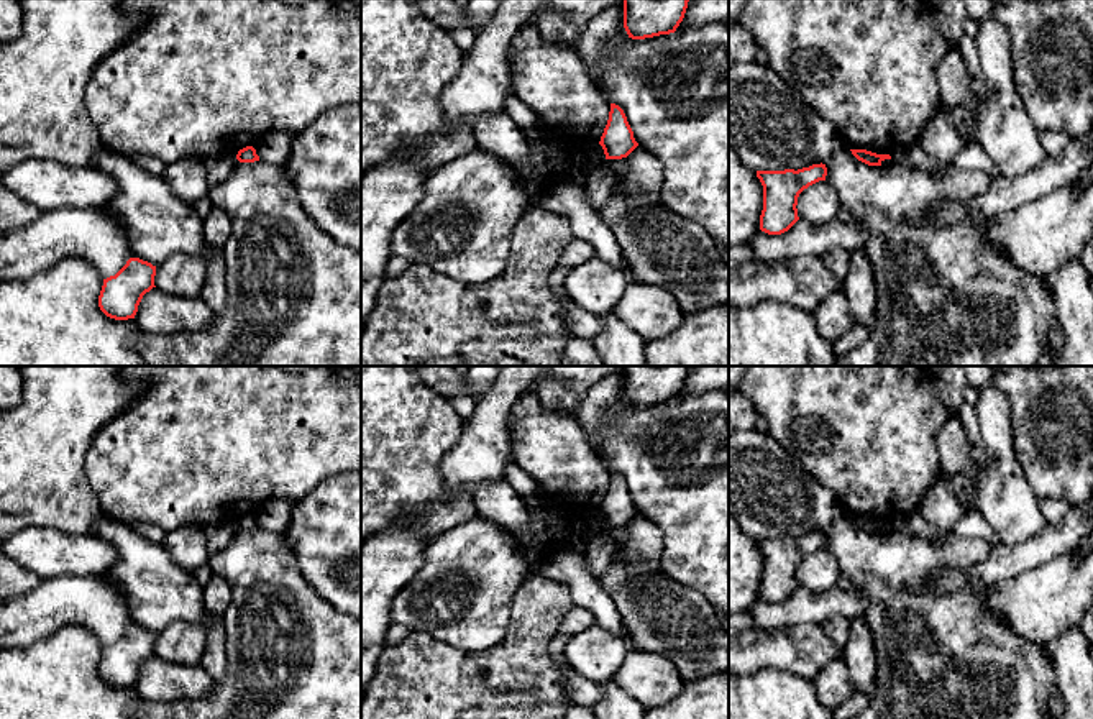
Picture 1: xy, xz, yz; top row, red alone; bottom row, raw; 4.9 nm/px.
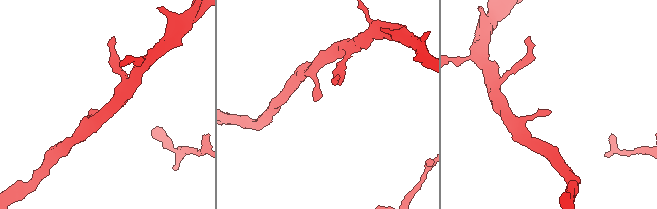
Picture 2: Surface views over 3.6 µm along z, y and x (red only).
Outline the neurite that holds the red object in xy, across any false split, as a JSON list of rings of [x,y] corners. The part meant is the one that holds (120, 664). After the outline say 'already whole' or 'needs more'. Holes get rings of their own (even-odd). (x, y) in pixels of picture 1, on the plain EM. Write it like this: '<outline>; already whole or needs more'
[[[130,625],[115,642],[103,647],[98,663],[100,678],[115,688],[135,686],[138,673],[154,653],[156,634],[139,625]]]; already whole

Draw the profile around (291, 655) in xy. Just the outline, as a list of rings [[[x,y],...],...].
[[[261,527],[238,529],[223,548],[208,555],[208,565],[231,588],[231,602],[222,616],[226,673],[199,699],[141,699],[133,714],[138,719],[361,719],[361,621],[335,609],[305,581],[286,537]]]

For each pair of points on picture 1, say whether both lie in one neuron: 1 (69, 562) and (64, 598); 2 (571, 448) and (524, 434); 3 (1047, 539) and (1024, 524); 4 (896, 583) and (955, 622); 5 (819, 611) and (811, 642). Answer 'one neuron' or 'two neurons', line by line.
1: two neurons
2: one neuron
3: two neurons
4: one neuron
5: two neurons

